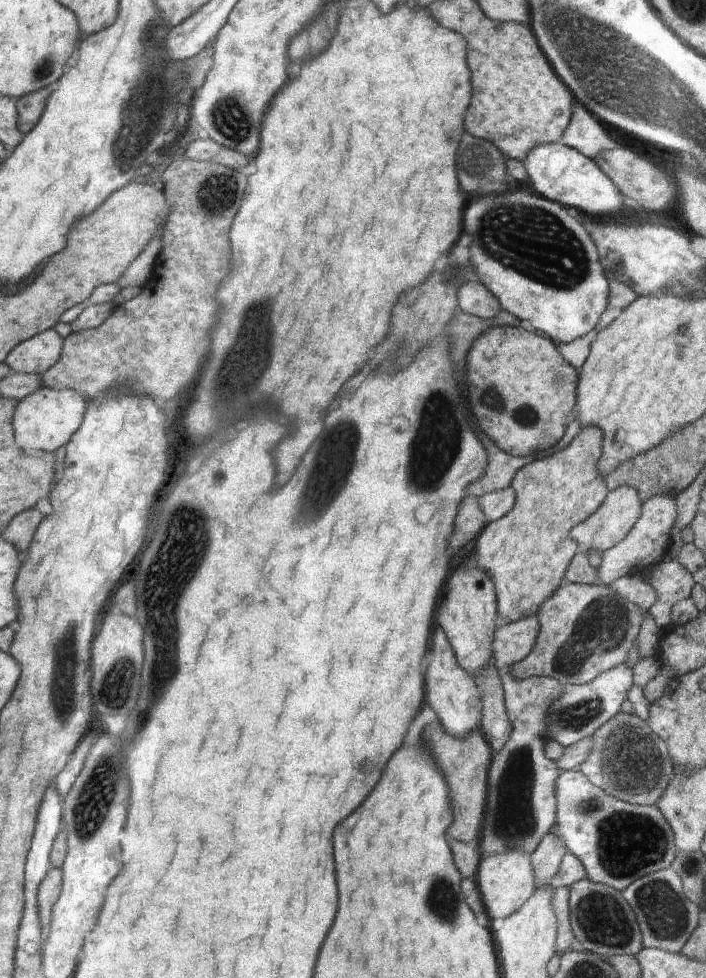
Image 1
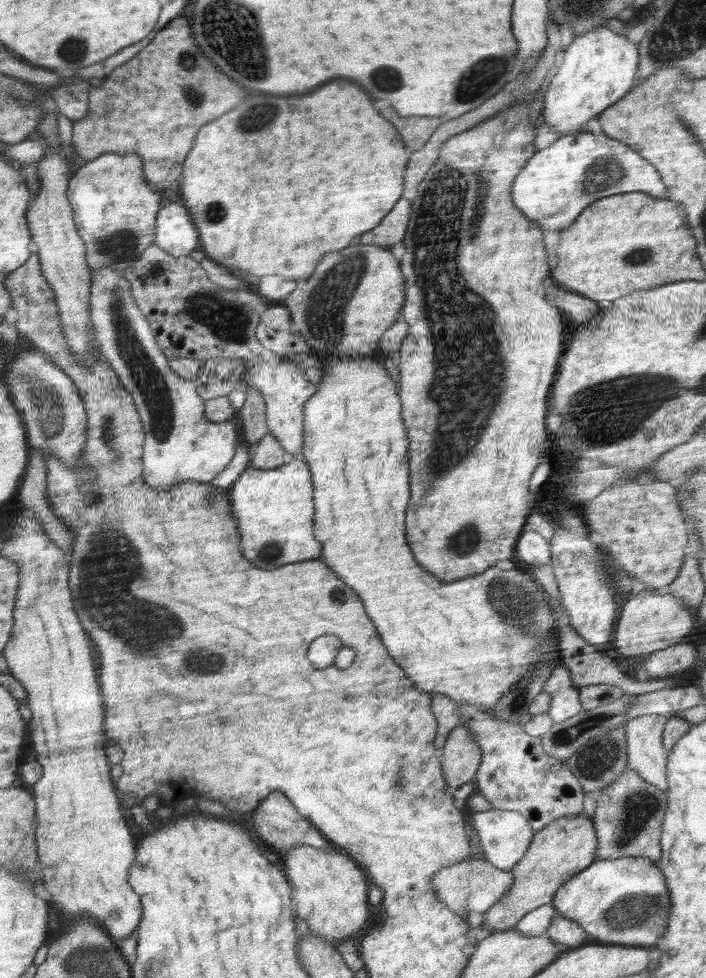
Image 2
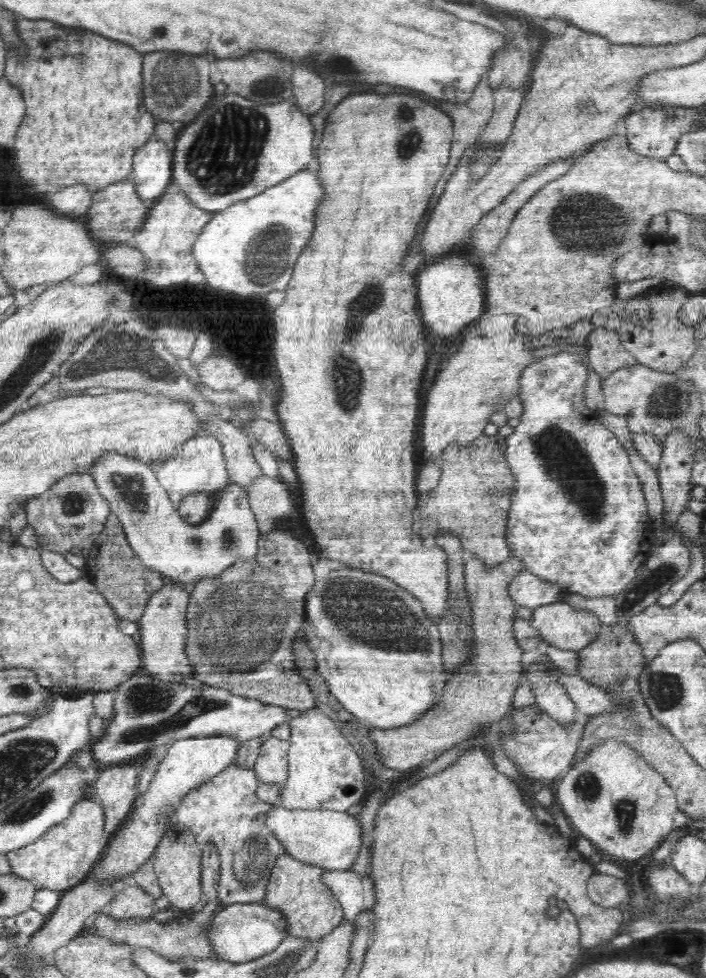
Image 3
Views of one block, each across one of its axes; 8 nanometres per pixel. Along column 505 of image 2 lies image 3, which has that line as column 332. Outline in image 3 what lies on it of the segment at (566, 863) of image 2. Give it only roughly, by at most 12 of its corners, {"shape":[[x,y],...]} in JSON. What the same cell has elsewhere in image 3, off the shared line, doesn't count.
{"shape":[[286,852],[264,903],[289,936],[318,940],[346,921],[325,868]]}

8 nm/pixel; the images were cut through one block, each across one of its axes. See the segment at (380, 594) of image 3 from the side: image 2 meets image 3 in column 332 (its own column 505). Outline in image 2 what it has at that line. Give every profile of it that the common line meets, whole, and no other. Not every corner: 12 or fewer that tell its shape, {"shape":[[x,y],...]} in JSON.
{"shape":[[372,357],[303,404],[322,562],[420,690],[493,706],[554,636],[515,568],[406,542],[409,440]]}

